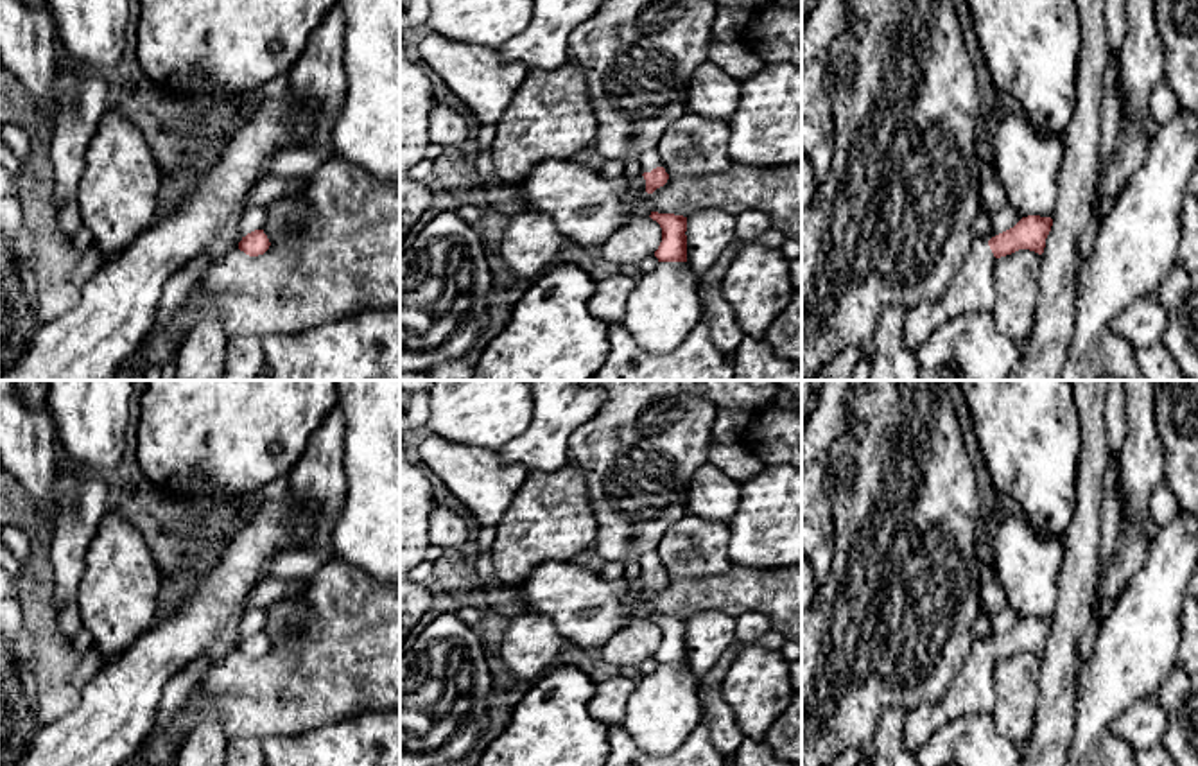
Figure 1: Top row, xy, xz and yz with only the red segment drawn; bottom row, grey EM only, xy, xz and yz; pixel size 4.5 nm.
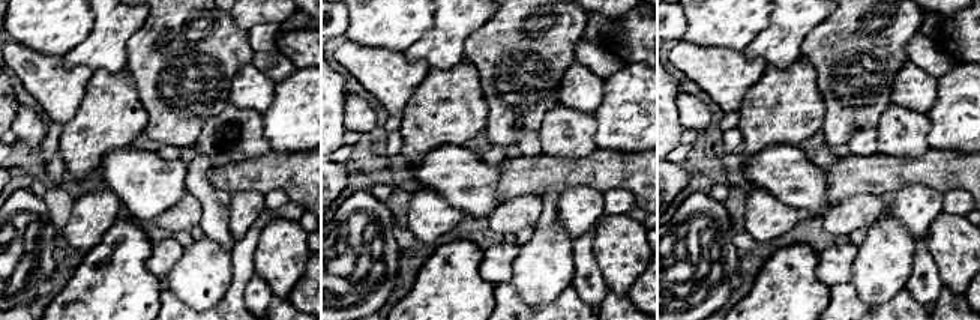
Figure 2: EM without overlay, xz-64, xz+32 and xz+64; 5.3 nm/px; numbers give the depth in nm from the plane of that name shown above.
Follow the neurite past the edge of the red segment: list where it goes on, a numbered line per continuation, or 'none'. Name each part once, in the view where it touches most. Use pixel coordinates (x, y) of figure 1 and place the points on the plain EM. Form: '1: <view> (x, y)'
1: xz (650, 562)

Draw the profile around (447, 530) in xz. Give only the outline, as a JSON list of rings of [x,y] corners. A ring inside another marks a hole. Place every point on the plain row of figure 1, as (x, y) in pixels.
[[[436,504],[430,513],[429,538],[445,551],[459,551],[470,538],[466,522],[452,509]]]

